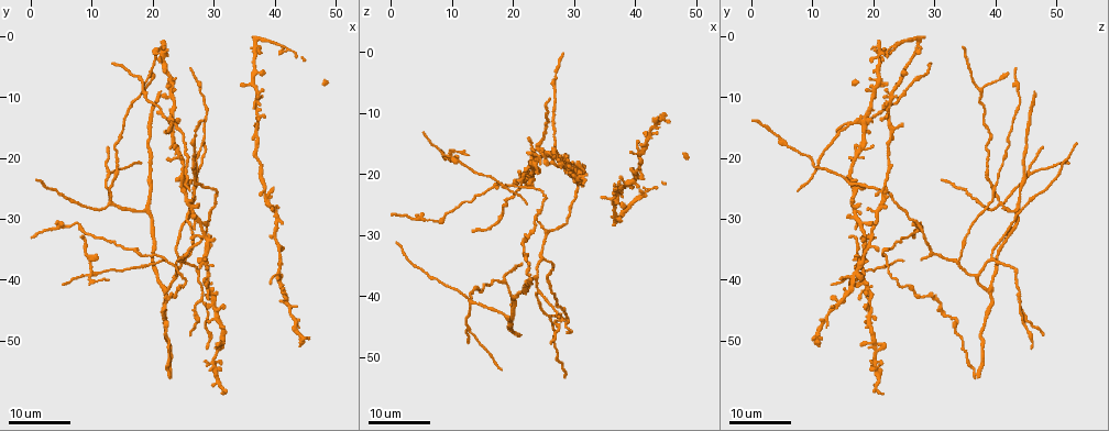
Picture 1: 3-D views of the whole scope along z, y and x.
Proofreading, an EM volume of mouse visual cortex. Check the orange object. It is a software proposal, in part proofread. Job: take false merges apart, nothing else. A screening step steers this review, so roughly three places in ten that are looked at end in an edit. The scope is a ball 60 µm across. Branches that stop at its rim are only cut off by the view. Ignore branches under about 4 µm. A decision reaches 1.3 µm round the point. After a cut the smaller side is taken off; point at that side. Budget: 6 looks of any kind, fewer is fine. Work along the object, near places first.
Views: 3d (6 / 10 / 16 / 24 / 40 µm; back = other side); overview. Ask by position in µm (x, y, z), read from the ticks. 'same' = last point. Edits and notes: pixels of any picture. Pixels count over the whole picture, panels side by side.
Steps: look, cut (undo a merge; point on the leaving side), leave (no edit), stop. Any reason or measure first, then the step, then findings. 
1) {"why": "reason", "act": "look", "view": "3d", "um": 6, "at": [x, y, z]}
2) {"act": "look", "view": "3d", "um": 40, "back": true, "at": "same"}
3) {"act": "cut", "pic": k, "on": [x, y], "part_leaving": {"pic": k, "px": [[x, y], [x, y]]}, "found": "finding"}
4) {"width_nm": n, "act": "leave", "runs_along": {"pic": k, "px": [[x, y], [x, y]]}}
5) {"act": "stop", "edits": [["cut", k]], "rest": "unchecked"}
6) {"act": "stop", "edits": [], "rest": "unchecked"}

{"why": "a fork", "act": "look", "view": "3d", "um": 24, "at": [18.5, 9.0, 37.5]}

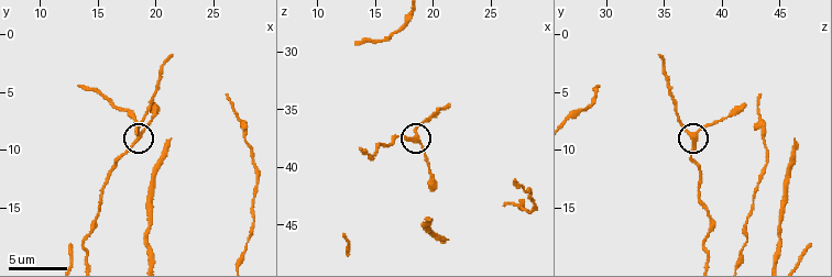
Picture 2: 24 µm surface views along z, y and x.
{"why": "zoom in", "act": "look", "view": "3d", "um": 6, "at": [18.6, 8.8, 37.6]}

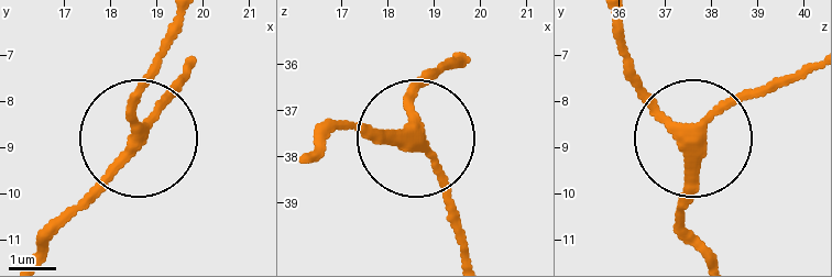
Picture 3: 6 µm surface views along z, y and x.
{"why": "other side", "act": "look", "view": "3d", "um": 6, "back": true, "at": [18.60, 8.65, 37.50]}

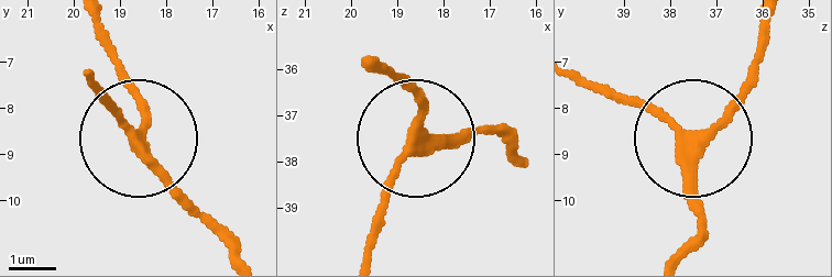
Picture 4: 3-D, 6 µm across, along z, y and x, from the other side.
{"act": "leave", "found": "one neuron here"}

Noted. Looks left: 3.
{"why": "arms part here", "act": "look", "view": "3d", "um": 24, "at": [18.5, 28.0, 43.0]}

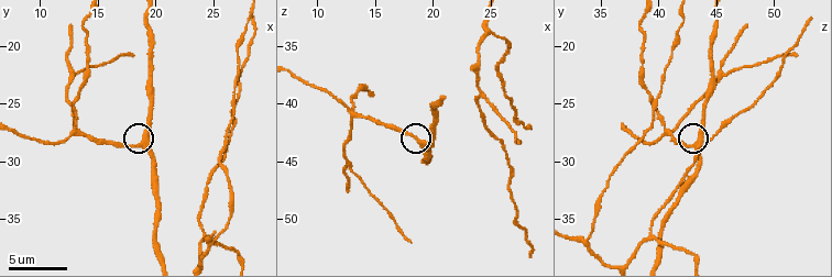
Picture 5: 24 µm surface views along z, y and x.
{"why": "zoom in", "act": "look", "view": "3d", "um": 6, "at": [18.8, 28.6, 43.2]}

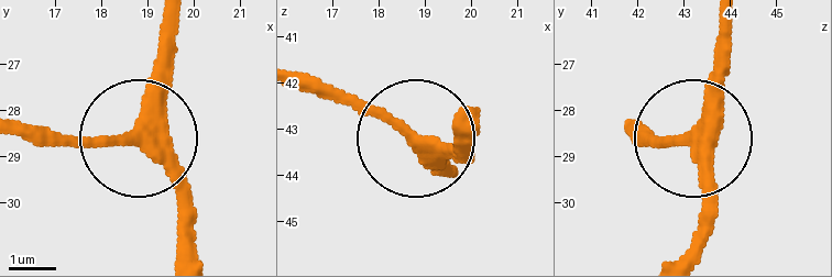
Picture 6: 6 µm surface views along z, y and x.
{"act": "leave", "runs_along": {"pic": 6, "px": [[193, 247], [176, 189], [137, 142], [168, 23]]}, "found": "all the same neuron"}

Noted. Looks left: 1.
{"act": "stop", "edits": [], "rest": "unchecked"}

